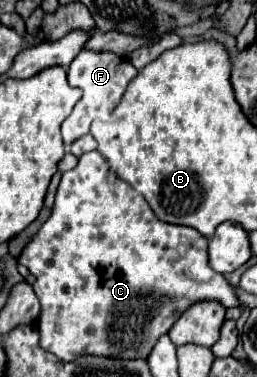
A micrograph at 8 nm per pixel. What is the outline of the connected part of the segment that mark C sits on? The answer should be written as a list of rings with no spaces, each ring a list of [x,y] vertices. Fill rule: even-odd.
[[[91,151],[79,157],[79,163],[75,169],[63,173],[63,179],[59,183],[57,195],[55,195],[55,203],[51,209],[49,219],[43,223],[43,227],[39,229],[39,233],[33,237],[33,241],[23,249],[23,253],[17,259],[19,263],[23,263],[31,275],[35,275],[35,283],[33,283],[33,291],[41,301],[41,315],[37,319],[37,329],[39,329],[39,345],[43,349],[47,349],[49,353],[53,353],[57,359],[61,361],[75,361],[77,357],[83,355],[95,355],[95,357],[107,357],[107,359],[147,359],[149,353],[153,351],[155,343],[159,341],[161,335],[165,335],[173,323],[195,303],[199,301],[219,301],[223,307],[241,307],[241,301],[235,293],[235,289],[231,287],[231,283],[215,273],[213,269],[209,269],[209,259],[207,259],[207,239],[199,237],[199,233],[195,229],[183,227],[183,225],[165,225],[165,221],[157,221],[157,217],[153,217],[151,207],[145,203],[145,199],[137,199],[133,189],[117,179],[115,173],[109,171],[107,161],[101,157],[101,153]]]

